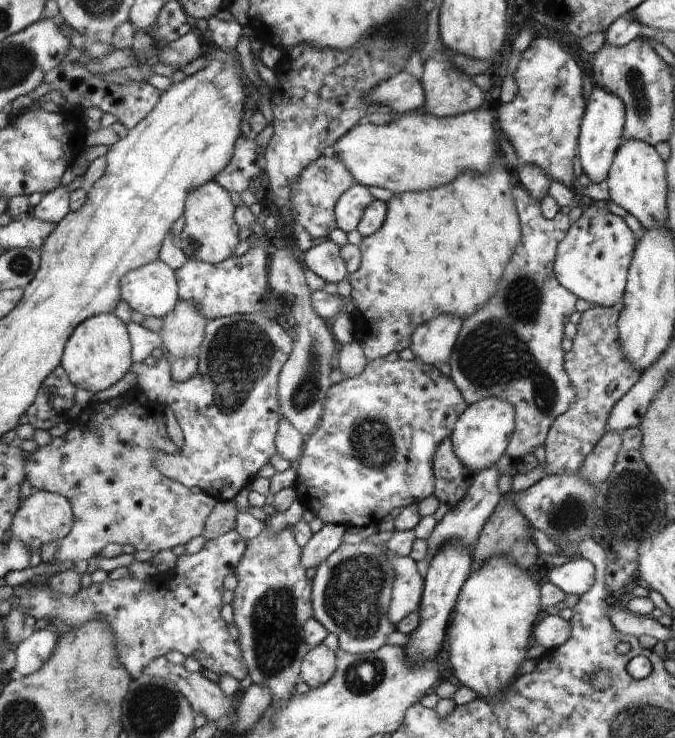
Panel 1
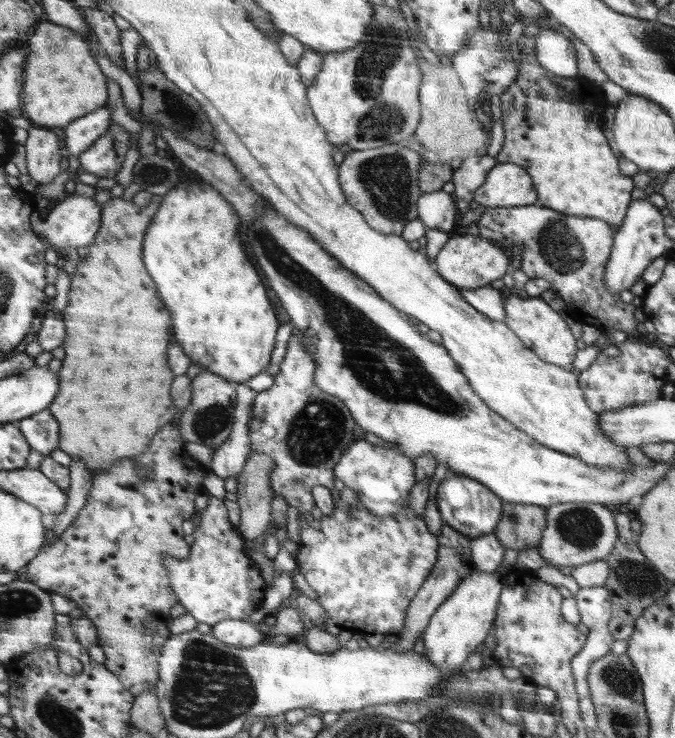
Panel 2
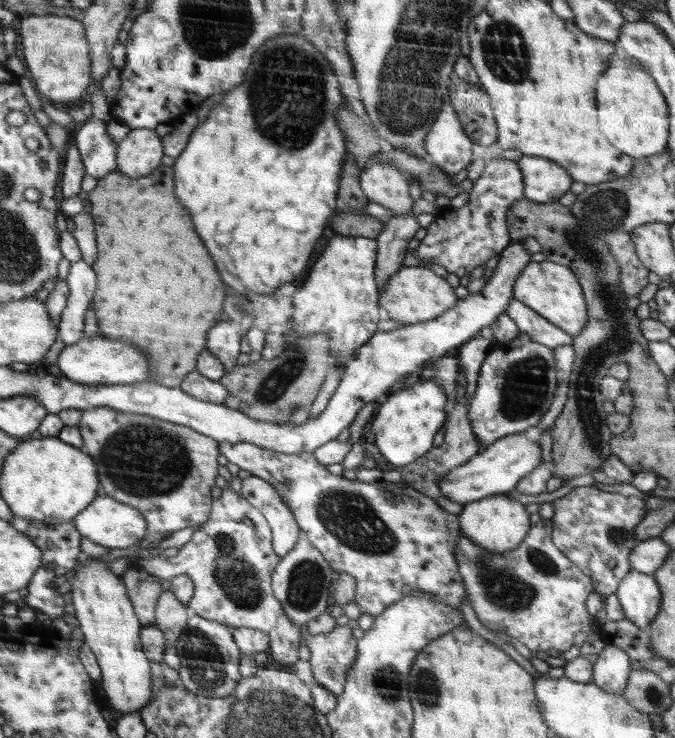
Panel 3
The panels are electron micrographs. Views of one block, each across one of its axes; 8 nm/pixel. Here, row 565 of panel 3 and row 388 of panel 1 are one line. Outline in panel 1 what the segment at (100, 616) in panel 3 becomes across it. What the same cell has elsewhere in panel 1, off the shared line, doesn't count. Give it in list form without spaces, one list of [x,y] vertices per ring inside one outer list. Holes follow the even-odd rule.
[[[114,313],[99,314],[80,324],[68,343],[63,367],[68,371],[72,382],[78,388],[100,392],[116,384],[128,368],[133,366],[130,360],[130,340],[125,322],[120,322]]]

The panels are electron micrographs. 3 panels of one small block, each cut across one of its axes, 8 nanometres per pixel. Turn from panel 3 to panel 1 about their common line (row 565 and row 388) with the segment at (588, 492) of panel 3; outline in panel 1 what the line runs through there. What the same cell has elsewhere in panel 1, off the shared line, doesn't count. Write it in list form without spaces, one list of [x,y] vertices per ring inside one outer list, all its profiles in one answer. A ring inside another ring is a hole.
[[[623,303],[612,308],[591,304],[590,308],[581,314],[572,349],[566,353],[566,370],[579,392],[579,399],[560,415],[551,427],[547,442],[544,443],[544,466],[538,463],[531,472],[514,475],[511,489],[513,492],[530,488],[546,474],[576,474],[606,434],[607,422],[615,404],[638,382],[641,372],[624,356],[623,343],[619,336],[618,320],[622,310]]]

